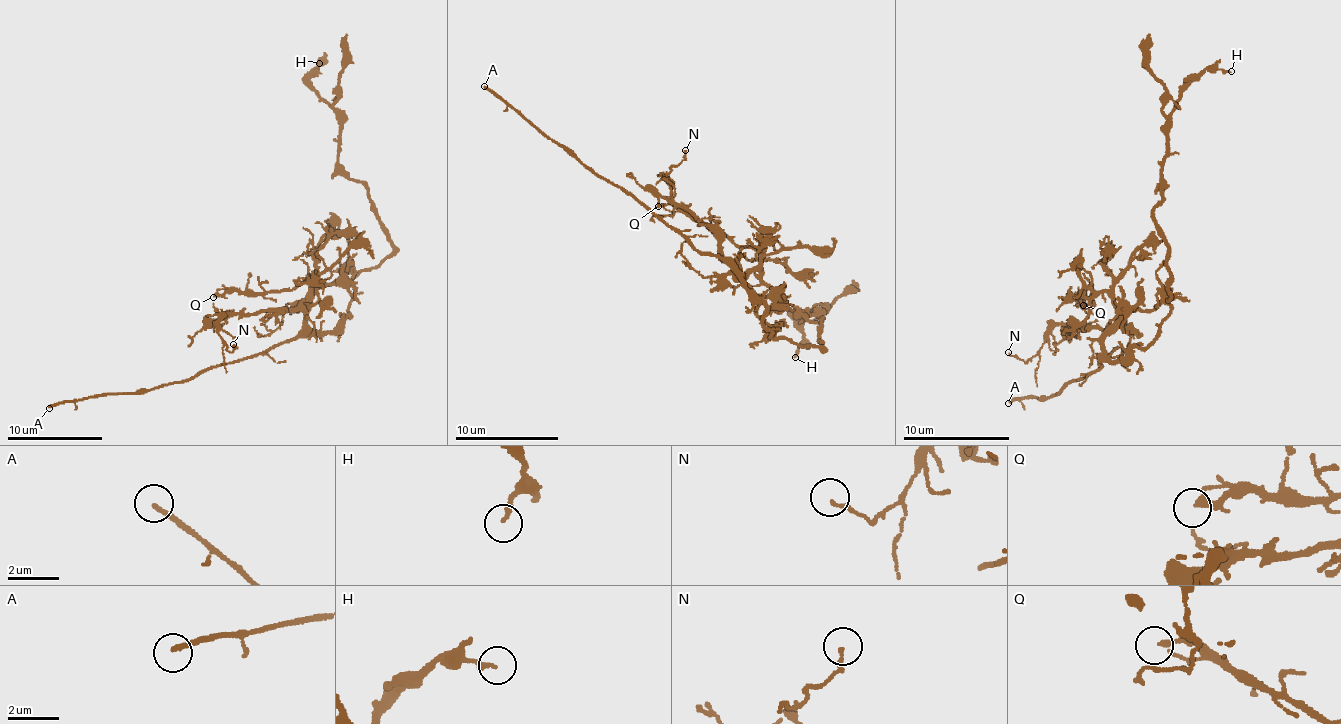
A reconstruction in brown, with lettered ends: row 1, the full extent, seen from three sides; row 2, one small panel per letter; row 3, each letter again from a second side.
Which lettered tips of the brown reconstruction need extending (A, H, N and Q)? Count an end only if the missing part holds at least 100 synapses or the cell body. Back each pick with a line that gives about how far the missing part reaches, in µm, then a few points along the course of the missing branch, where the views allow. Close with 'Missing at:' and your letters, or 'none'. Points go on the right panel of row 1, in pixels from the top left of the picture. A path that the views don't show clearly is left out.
A: about 50 µm are missing
Missing at: A

